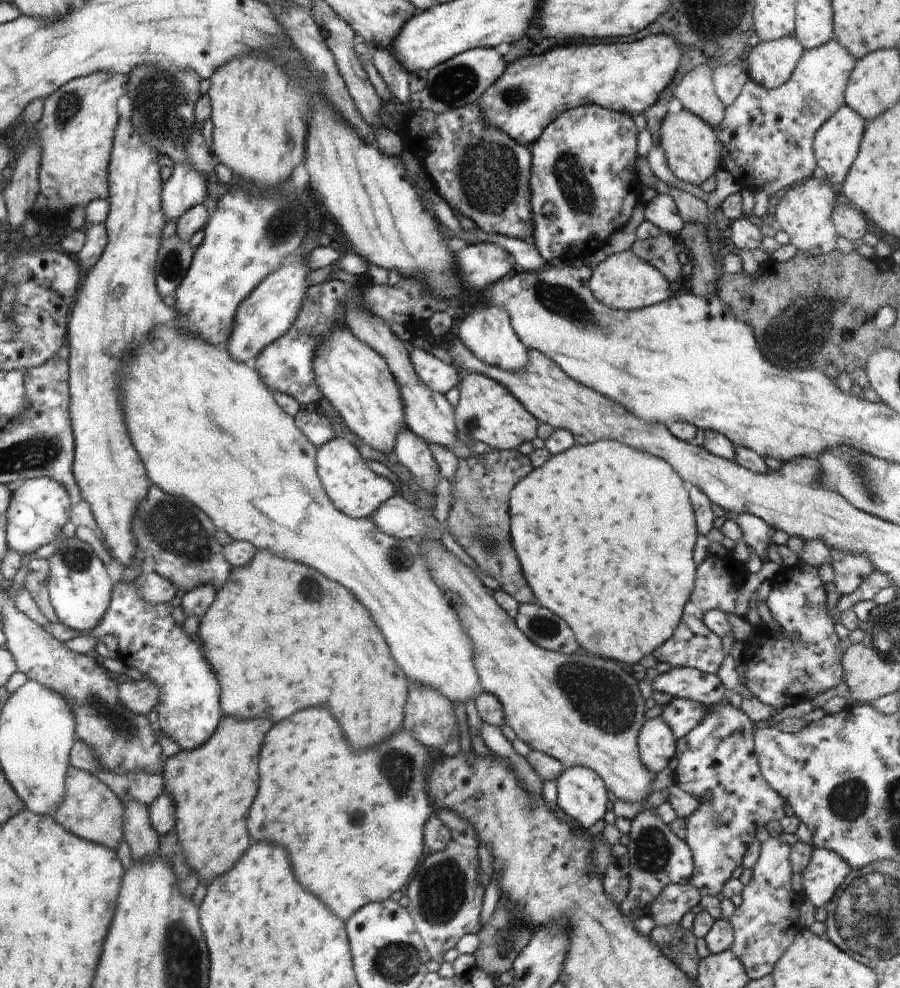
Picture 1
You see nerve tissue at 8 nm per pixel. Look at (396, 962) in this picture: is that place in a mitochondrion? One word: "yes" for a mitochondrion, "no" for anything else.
yes

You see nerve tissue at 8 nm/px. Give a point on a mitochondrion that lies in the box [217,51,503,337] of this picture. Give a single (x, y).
(281, 224)

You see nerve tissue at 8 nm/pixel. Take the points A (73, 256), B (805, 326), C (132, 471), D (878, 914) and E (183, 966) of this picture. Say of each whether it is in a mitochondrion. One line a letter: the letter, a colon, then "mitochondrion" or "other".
A: other
B: mitochondrion
C: other
D: mitochondrion
E: mitochondrion

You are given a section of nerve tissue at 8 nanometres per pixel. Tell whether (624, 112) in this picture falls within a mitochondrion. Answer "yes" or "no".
no

